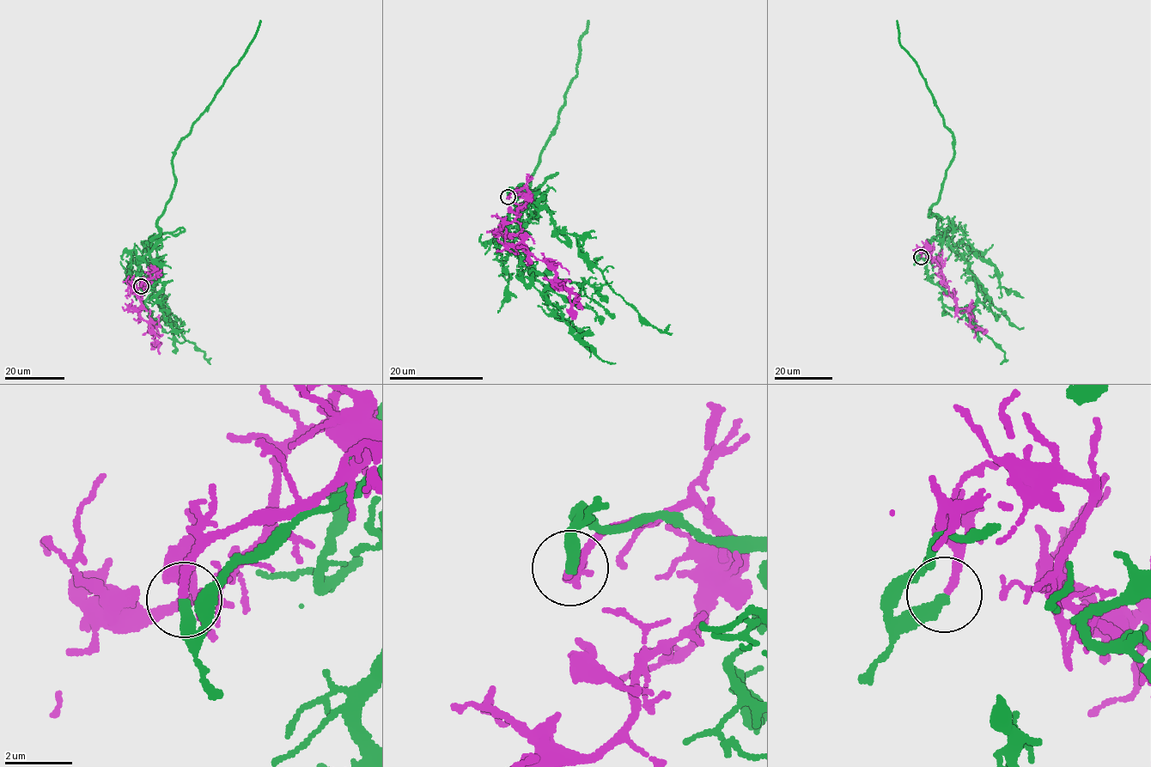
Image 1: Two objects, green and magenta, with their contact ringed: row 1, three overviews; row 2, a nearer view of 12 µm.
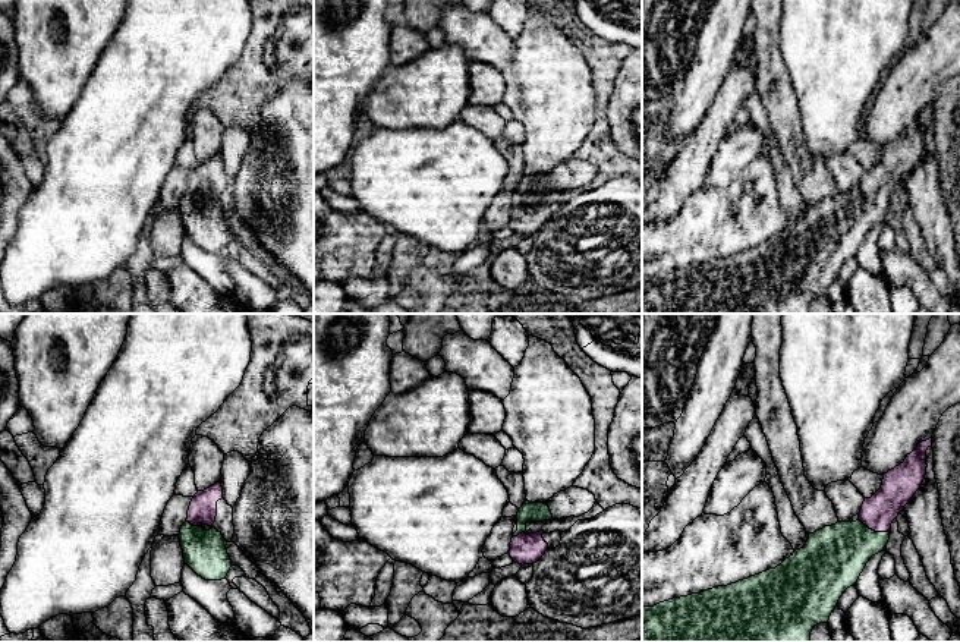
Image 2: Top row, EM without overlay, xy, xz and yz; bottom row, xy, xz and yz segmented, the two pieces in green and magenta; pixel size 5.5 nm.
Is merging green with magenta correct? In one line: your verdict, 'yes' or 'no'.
yes

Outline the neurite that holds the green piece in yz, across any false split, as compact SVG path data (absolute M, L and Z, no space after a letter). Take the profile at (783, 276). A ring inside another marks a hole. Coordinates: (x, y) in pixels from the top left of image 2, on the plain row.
M932 108L919 114L903 135L884 145L881 160L871 170L865 170L856 193L837 193L809 205L805 218L796 221L775 240L727 258L673 270L654 278L642 278L642 314L811 314L812 300L830 292L843 264L856 257L869 230L887 217L893 192L925 151L929 119L932 119Z

